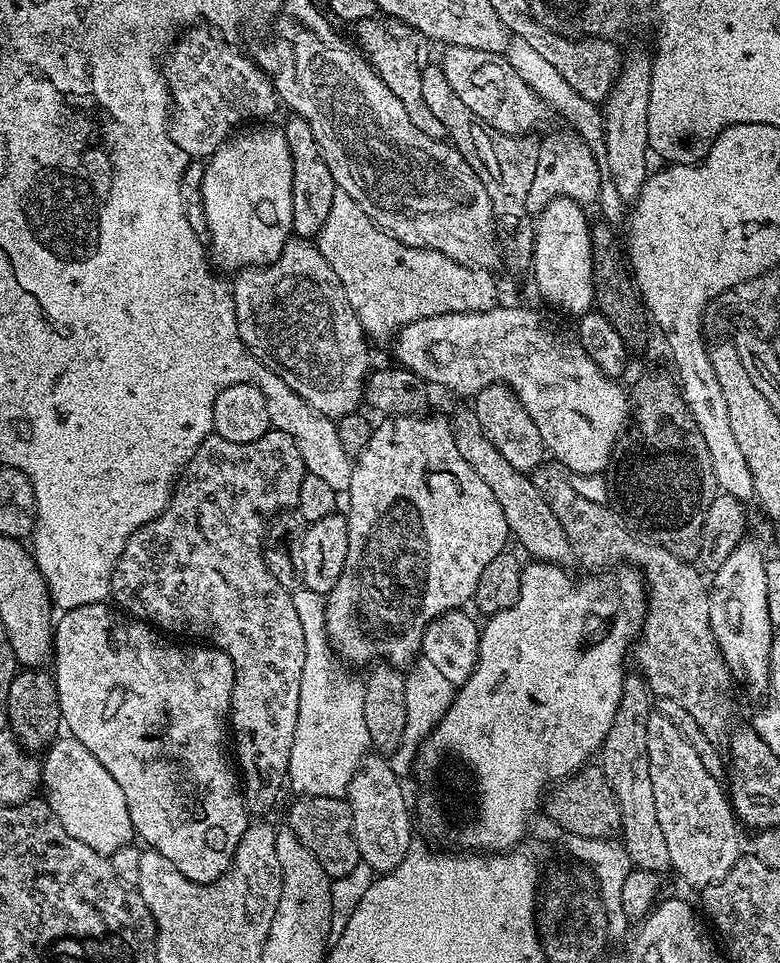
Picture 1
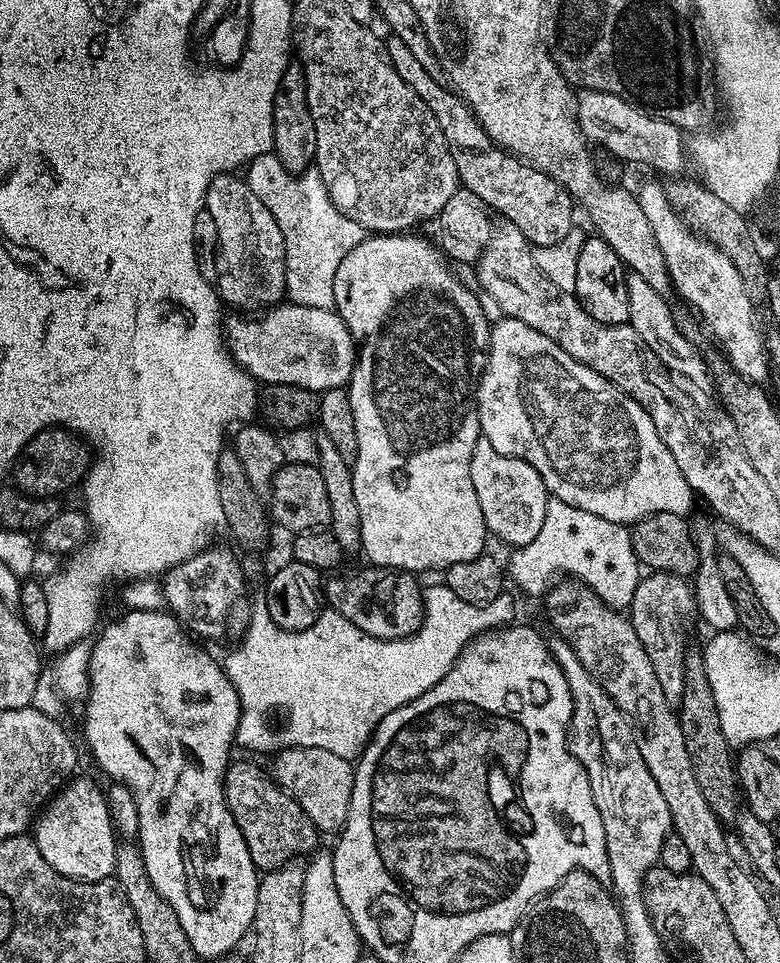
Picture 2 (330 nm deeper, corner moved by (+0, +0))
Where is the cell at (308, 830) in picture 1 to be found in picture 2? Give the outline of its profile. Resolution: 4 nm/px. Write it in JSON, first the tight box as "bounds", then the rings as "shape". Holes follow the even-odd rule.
{"bounds":[224,761,318,870],"shape":[[[246,761],[229,763],[224,772],[224,800],[230,814],[242,832],[242,838],[250,852],[257,870],[283,868],[295,856],[308,852],[316,844],[318,833],[310,818],[288,795],[271,775],[263,776],[258,769]]]}

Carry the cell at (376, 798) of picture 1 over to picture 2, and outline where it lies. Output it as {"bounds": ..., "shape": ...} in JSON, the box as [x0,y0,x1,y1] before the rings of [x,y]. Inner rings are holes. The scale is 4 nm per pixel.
{"bounds":[274,746,353,833],"shape":[[[291,746],[283,750],[285,752],[280,752],[276,756],[276,772],[274,771],[276,783],[296,799],[298,806],[302,806],[302,810],[316,827],[317,833],[339,833],[348,813],[352,793],[353,765],[349,761],[338,758],[338,754],[330,754],[330,750]]]}

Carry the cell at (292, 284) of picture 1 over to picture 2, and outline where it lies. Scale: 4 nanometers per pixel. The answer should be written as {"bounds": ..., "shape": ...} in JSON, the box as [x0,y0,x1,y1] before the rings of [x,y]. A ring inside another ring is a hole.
{"bounds":[204,172,286,310],"shape":[[[221,172],[219,176],[213,178],[210,186],[206,190],[206,198],[204,206],[210,214],[210,218],[216,227],[216,248],[218,251],[214,256],[214,287],[223,303],[232,307],[232,310],[244,310],[240,308],[260,308],[256,310],[267,310],[283,301],[286,293],[284,283],[286,282],[286,262],[284,261],[284,243],[282,242],[282,232],[278,230],[278,222],[274,222],[274,216],[270,214],[270,210],[266,210],[266,206],[262,206],[262,202],[258,202],[258,194],[254,194],[254,190],[250,190],[247,179],[238,177],[239,175],[232,172]]]}

